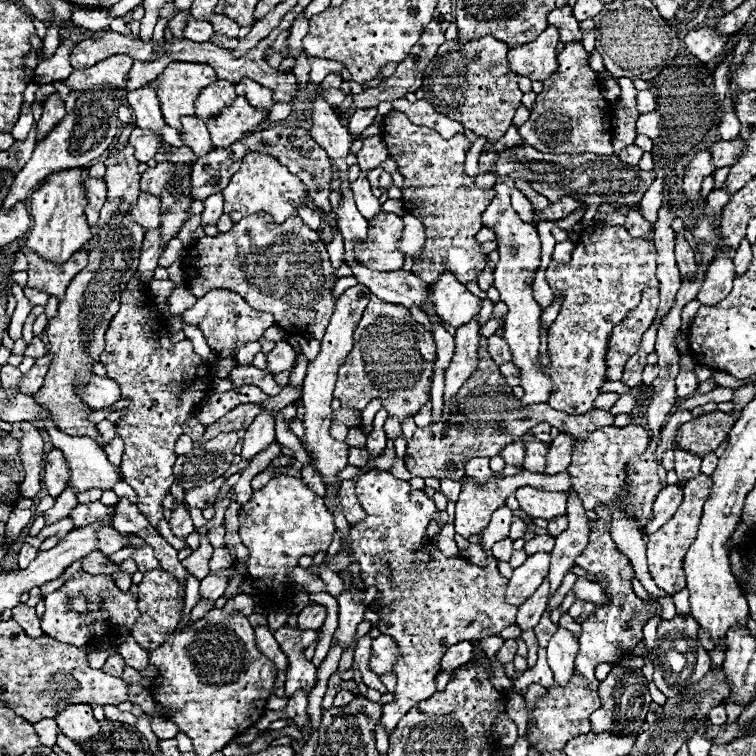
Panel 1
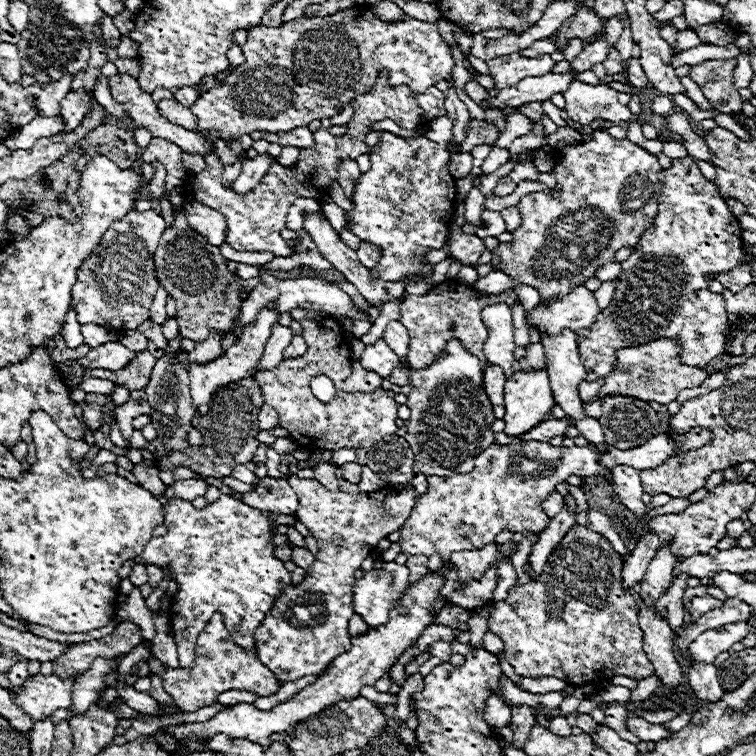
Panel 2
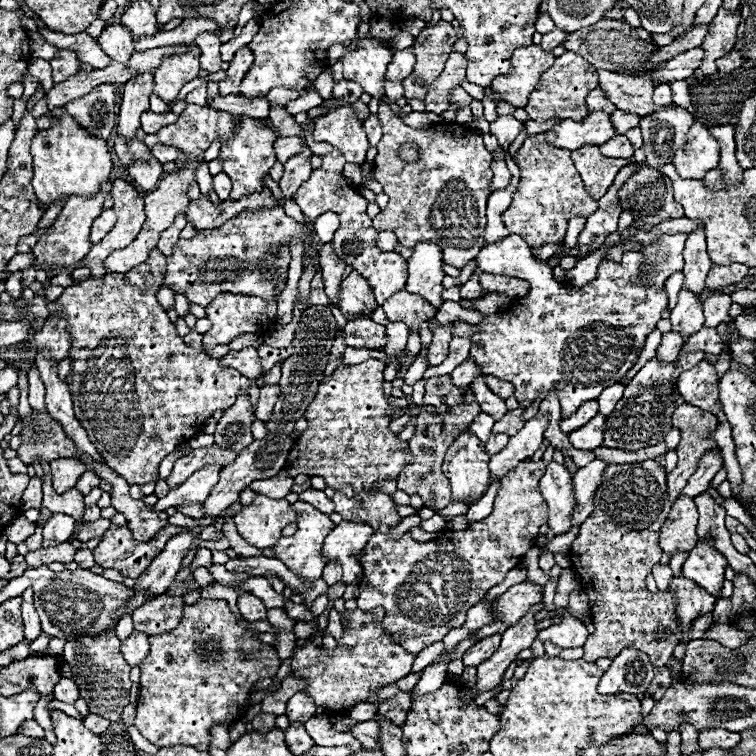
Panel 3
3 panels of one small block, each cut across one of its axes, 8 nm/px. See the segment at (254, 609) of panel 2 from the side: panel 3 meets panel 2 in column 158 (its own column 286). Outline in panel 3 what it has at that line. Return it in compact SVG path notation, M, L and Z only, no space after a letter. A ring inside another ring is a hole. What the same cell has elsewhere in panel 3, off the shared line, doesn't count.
M298 500L292 504L292 508L296 512L296 532L290 538L280 538L272 550L276 552L276 556L280 556L280 560L284 560L284 564L288 564L288 568L292 568L292 572L298 572L300 578L318 580L322 574L322 568L326 564L324 554L322 554L322 544L324 544L324 538L328 536L328 532L332 532L332 528L336 528L336 524L308 502Z

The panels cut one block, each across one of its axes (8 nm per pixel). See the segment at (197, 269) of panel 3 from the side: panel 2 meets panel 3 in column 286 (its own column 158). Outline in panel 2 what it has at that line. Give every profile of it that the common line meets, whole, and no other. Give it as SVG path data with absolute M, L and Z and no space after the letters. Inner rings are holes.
M132 210L128 216L124 216L124 220L110 224L100 244L92 250L92 256L80 264L76 272L76 284L72 286L70 306L76 310L76 318L82 326L98 324L116 332L136 330L144 320L150 318L150 308L158 288L152 258L164 228L164 218L154 210Z

